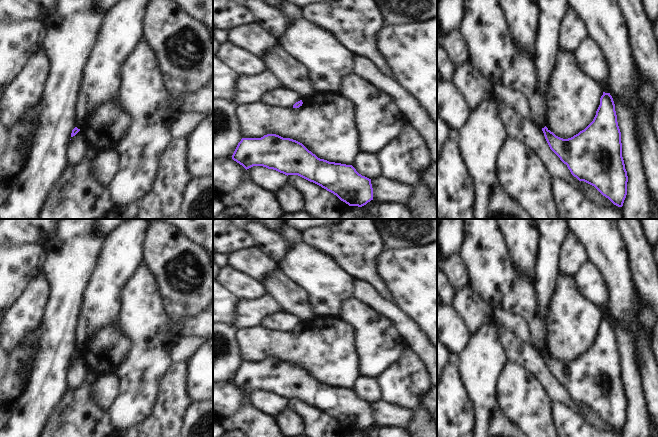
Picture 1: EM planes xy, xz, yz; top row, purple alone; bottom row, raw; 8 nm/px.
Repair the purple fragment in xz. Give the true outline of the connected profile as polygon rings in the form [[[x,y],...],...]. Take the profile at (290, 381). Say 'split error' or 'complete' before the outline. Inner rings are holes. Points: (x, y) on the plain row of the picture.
complete; [[[267,358],[261,362],[242,362],[232,383],[246,394],[253,390],[263,390],[287,400],[298,399],[333,417],[349,430],[362,431],[373,424],[371,403],[359,398],[352,389],[318,382],[302,367],[290,362],[283,362],[276,358]]]

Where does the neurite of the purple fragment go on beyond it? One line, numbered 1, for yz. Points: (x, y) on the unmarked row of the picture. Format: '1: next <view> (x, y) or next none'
1: next none

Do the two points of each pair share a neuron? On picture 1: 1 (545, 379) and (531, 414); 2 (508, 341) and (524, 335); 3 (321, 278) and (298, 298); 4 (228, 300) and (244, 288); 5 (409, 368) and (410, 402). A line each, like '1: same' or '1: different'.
1: different
2: different
3: different
4: different
5: same

